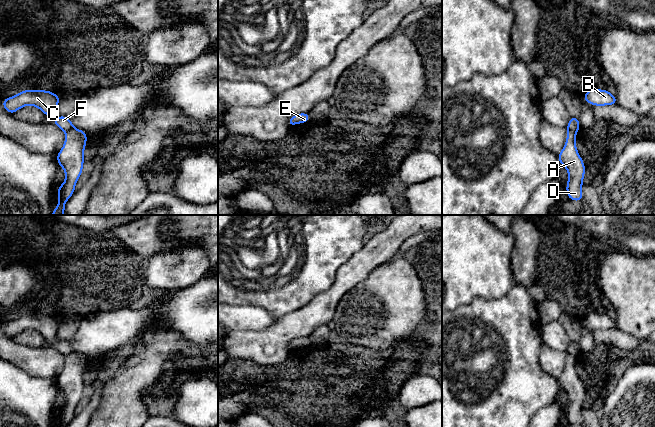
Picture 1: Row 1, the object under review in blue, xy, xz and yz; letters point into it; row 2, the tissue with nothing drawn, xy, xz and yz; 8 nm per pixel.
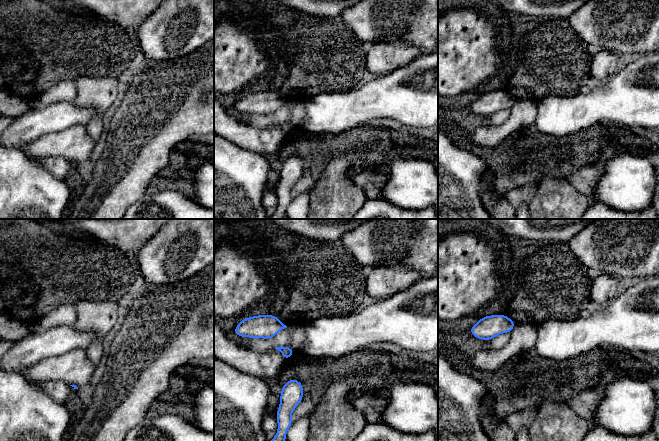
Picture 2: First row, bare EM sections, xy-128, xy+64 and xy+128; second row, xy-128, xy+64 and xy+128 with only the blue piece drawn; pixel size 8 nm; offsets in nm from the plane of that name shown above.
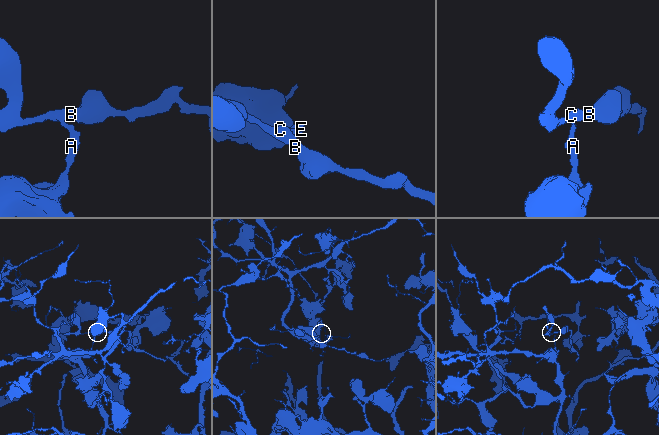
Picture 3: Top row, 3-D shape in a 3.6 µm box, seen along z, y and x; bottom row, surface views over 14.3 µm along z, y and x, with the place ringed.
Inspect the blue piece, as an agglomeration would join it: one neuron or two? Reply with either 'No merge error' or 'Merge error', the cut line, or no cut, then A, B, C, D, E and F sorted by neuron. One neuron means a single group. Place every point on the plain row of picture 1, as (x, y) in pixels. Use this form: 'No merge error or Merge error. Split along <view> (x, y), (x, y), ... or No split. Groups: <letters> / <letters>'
Merge error. Split along yz (567, 353), (575, 357). Groups: A D E / B C F

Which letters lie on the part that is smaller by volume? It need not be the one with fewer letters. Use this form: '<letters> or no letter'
B, C, F

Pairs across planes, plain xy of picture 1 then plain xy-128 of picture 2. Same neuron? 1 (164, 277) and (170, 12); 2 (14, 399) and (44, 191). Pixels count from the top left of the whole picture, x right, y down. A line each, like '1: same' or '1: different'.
1: same
2: same

